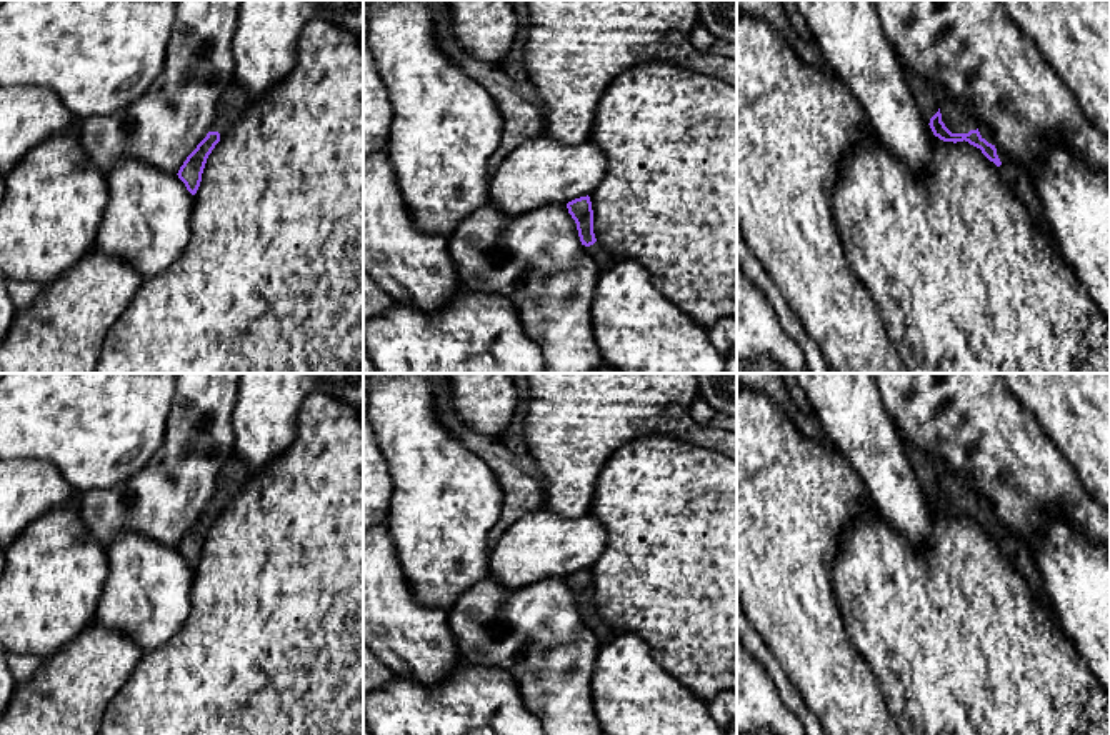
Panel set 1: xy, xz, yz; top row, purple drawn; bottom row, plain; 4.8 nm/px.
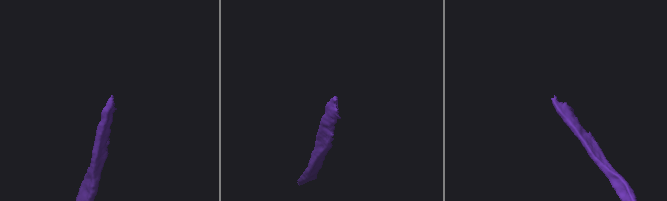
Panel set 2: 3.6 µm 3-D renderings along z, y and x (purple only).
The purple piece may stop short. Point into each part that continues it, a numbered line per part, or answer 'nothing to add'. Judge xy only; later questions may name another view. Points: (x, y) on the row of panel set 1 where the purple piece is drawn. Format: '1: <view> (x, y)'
1: xy (234, 100)

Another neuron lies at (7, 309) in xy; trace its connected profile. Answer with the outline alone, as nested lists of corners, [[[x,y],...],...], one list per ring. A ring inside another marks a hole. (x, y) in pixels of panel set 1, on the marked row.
[[[0,272],[0,343],[7,337],[18,310],[10,300],[8,290],[7,290],[7,278]]]

